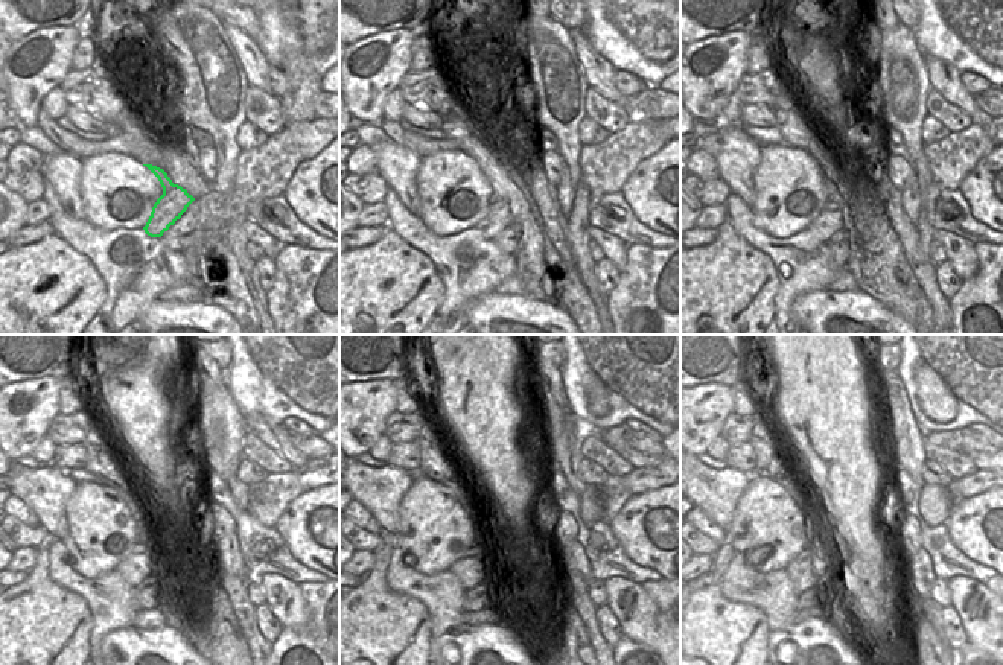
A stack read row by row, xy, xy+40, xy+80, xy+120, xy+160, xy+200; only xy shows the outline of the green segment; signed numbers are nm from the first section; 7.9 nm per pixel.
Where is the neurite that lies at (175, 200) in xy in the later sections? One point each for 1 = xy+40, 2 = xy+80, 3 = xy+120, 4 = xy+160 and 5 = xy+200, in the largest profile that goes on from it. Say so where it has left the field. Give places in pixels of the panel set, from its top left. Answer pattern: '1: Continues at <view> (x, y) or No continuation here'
1: Continues at xy+40 (509, 201)
2: Continues at xy+80 (834, 215)
3: Continues at xy+120 (139, 565)
4: Continues at xy+160 (471, 571)
5: Continues at xy+200 (799, 569)

